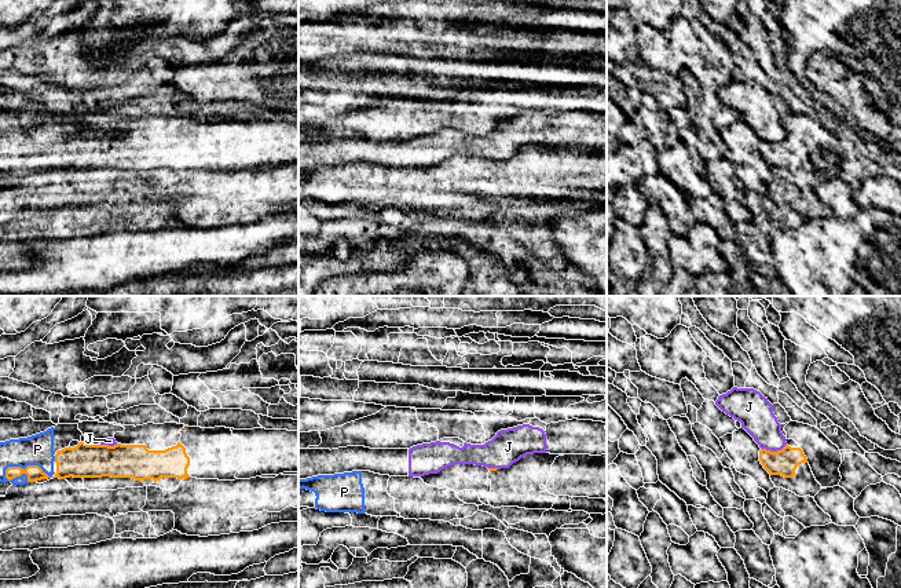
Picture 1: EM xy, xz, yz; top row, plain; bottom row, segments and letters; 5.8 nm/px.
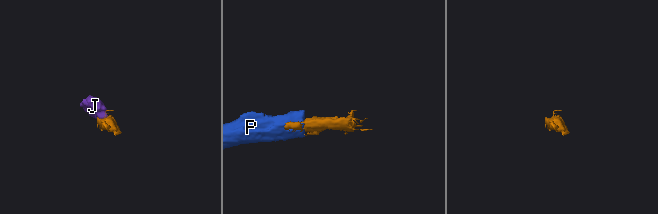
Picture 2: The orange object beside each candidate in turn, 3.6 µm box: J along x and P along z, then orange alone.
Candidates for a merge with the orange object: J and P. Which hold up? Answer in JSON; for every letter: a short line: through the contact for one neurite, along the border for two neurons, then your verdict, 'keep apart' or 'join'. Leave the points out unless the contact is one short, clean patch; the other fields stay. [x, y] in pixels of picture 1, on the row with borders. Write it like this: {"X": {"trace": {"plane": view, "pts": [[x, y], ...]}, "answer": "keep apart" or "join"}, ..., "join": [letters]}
{"J": {"answer": "keep apart"}, "P": {"trace": {"plane": "xy", "pts": [[35, 473], [28, 466], [37, 449]]}, "answer": "join"}, "join": ["P"]}

